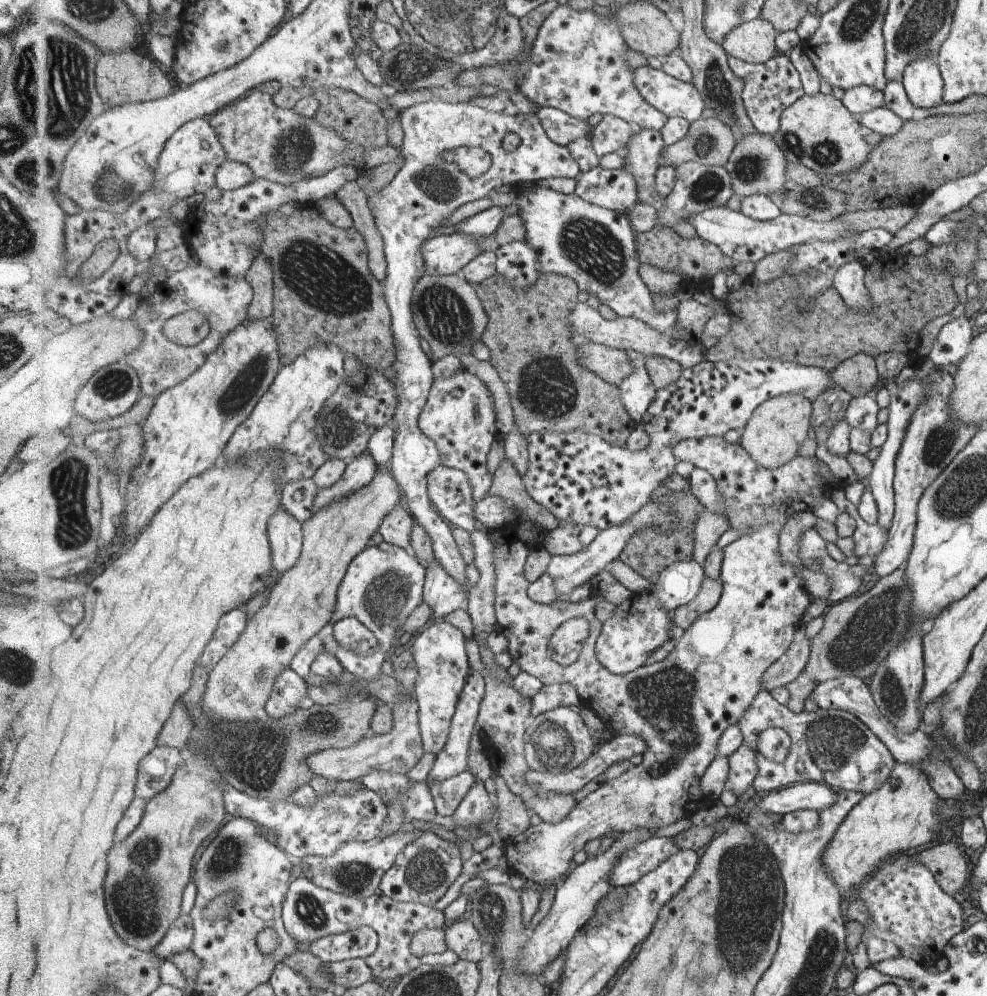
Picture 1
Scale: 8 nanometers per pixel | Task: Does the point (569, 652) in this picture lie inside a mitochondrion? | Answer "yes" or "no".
no

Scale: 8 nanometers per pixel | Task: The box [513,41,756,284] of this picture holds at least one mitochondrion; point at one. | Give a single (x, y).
(718, 89)

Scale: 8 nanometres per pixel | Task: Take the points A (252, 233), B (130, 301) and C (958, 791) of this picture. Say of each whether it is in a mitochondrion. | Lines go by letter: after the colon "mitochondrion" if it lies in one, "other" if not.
A: other
B: other
C: other

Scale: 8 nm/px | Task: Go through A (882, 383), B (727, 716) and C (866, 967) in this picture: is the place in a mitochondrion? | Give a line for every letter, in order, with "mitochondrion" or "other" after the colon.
A: other
B: other
C: other

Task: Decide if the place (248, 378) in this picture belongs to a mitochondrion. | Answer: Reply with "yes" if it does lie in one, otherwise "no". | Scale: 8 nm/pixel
yes

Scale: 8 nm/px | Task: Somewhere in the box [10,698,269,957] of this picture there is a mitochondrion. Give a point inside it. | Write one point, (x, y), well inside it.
(137, 910)

